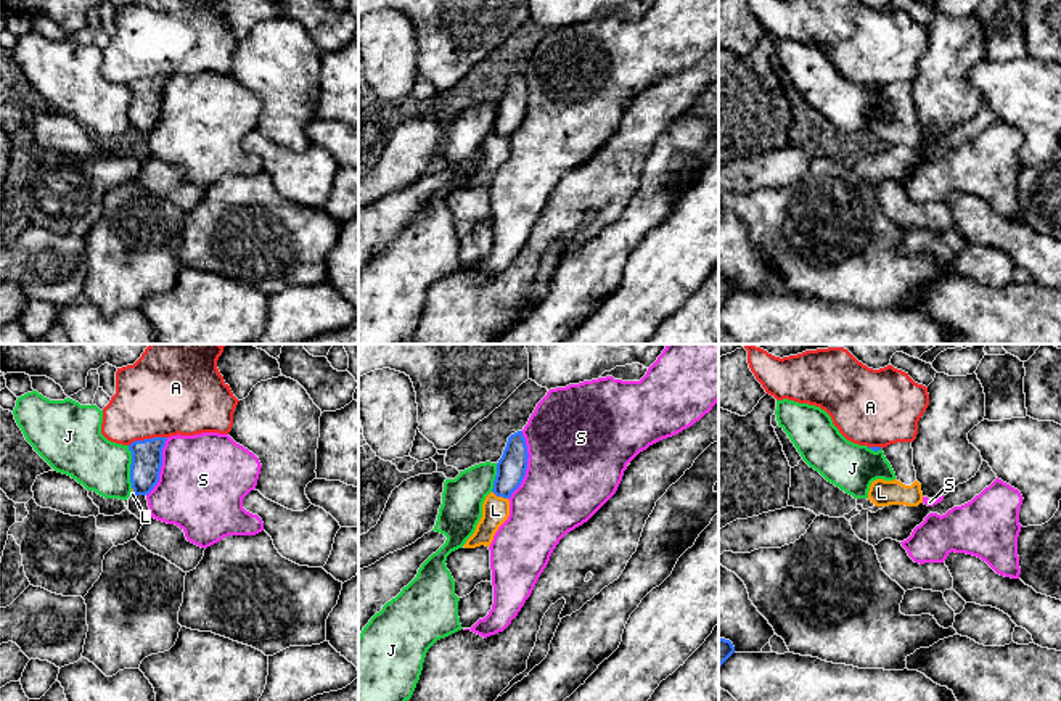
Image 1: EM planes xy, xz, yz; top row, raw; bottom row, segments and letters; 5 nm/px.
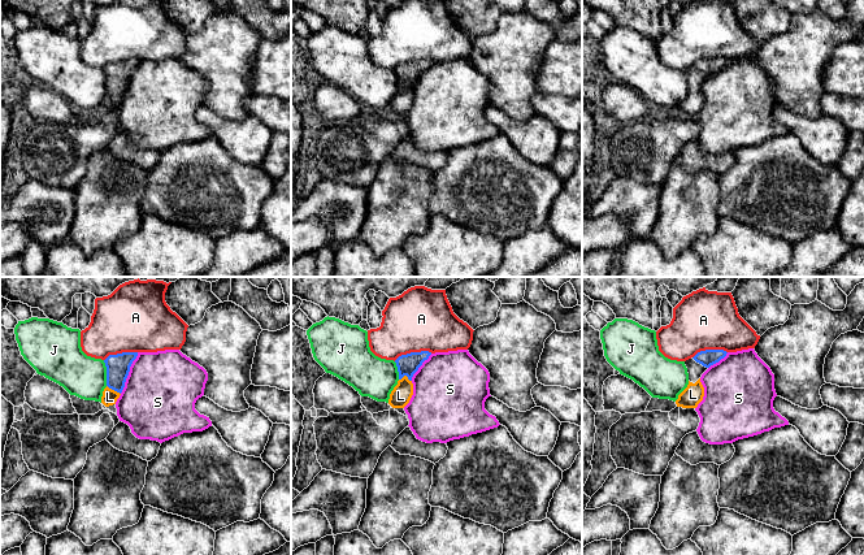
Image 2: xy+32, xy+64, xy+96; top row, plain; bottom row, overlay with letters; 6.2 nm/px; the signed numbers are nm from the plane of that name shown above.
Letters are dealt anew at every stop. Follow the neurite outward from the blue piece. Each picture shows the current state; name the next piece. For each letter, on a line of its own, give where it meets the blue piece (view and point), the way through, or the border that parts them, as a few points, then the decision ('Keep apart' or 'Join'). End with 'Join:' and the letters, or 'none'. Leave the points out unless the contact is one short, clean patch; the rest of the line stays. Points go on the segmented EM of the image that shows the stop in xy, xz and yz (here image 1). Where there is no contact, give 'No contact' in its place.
A: Touches blue at xy (147, 439). Boundary: xy (166, 436), (135, 439), (129, 446). Keep apart
J: Touches blue at xy (131, 467). Boundary: xy (127, 446), (131, 452), (132, 487). Keep apart
L: Touches blue at xz (500, 496). Boundary: xz (492, 491), (507, 499). Keep apart
S: Touches blue at xz (526, 465). Keep apart
Join: none

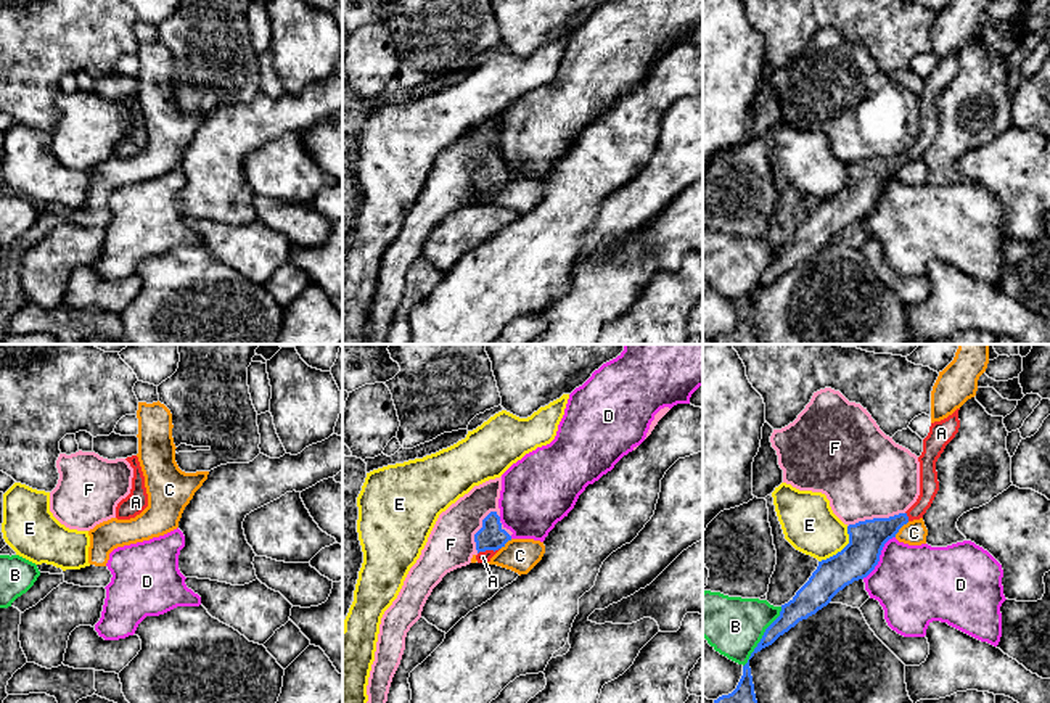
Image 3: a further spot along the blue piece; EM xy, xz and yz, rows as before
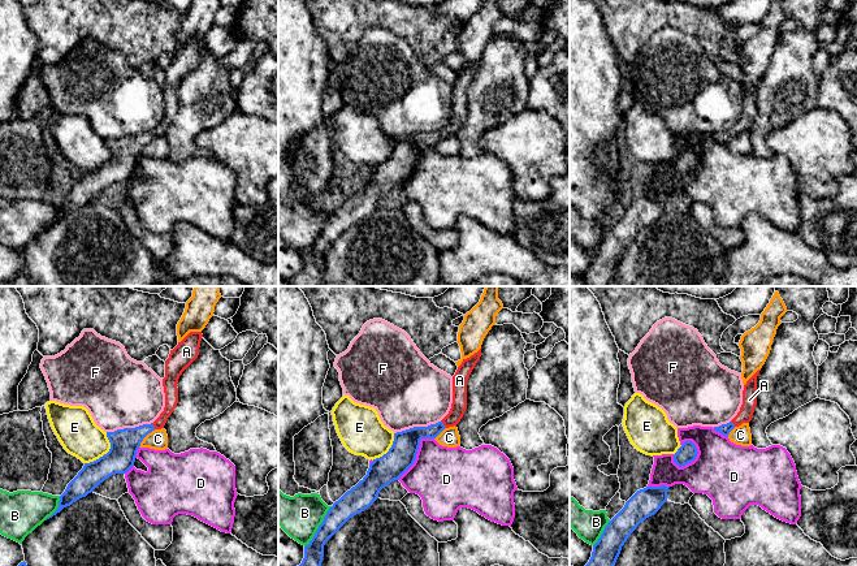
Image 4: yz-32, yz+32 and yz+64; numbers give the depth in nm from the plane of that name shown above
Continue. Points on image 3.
A: Touches blue at xz (488, 549). Path across: xz (491, 536), (488, 549), (483, 557). Join
B: Touches blue at yz (762, 637). Keep apart
C: Touches blue at yz (901, 526). Boundary: yz (909, 522), (894, 536). Keep apart
D: Touches blue at yz (878, 557). Keep apart
E: Touches blue at yz (843, 549). Boundary: yz (848, 526), (848, 542), (819, 562). Keep apart
F: Touches blue at yz (875, 518). Boundary: yz (904, 512), (859, 520), (848, 526). Keep apart
Join: A

